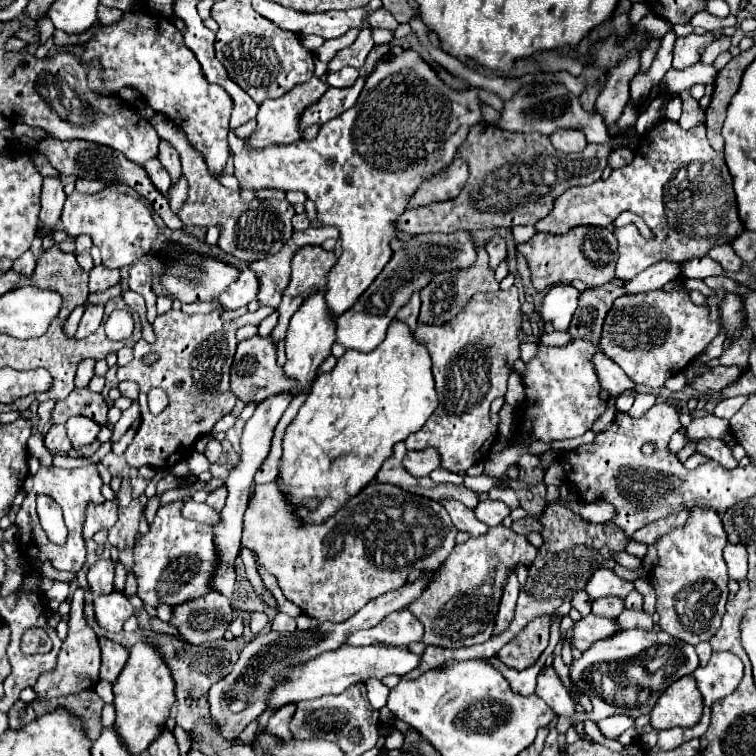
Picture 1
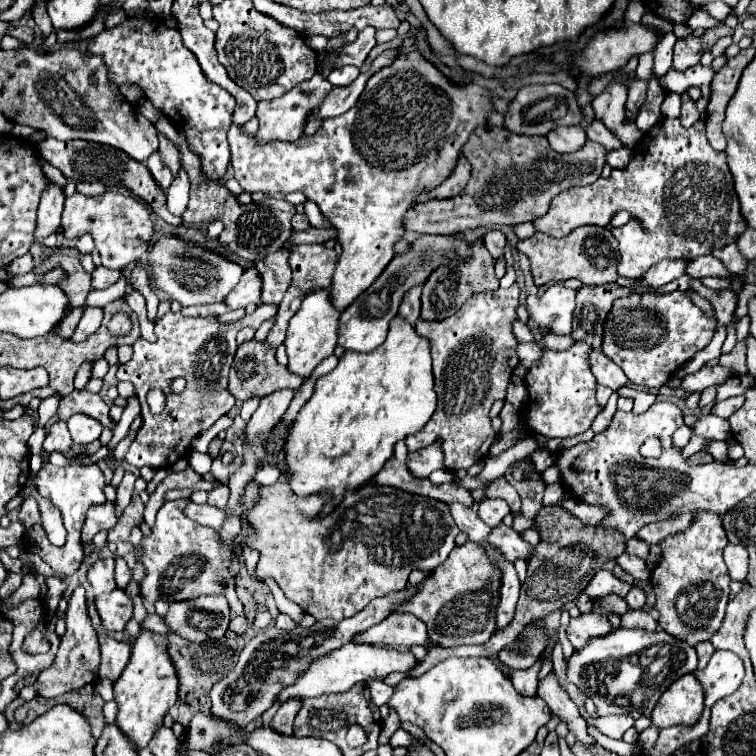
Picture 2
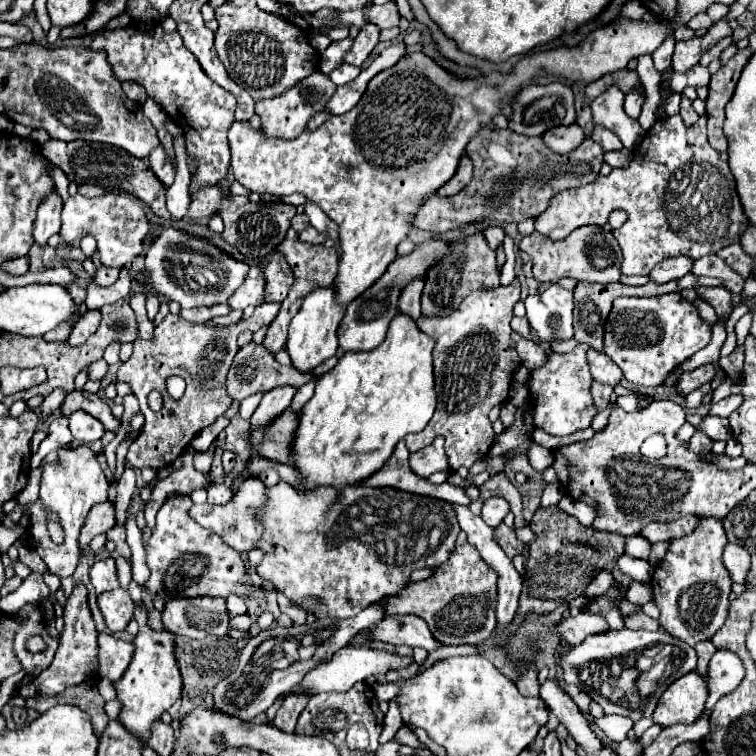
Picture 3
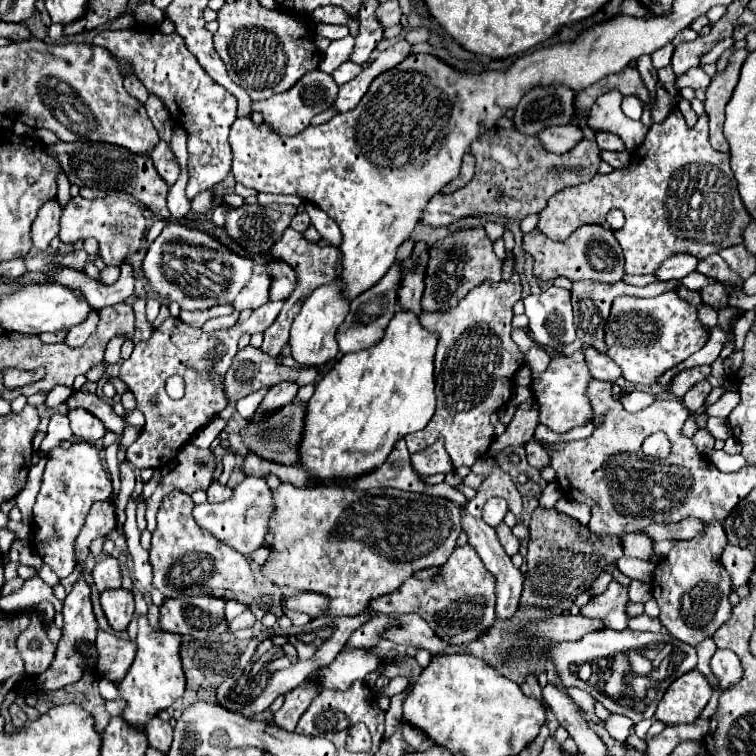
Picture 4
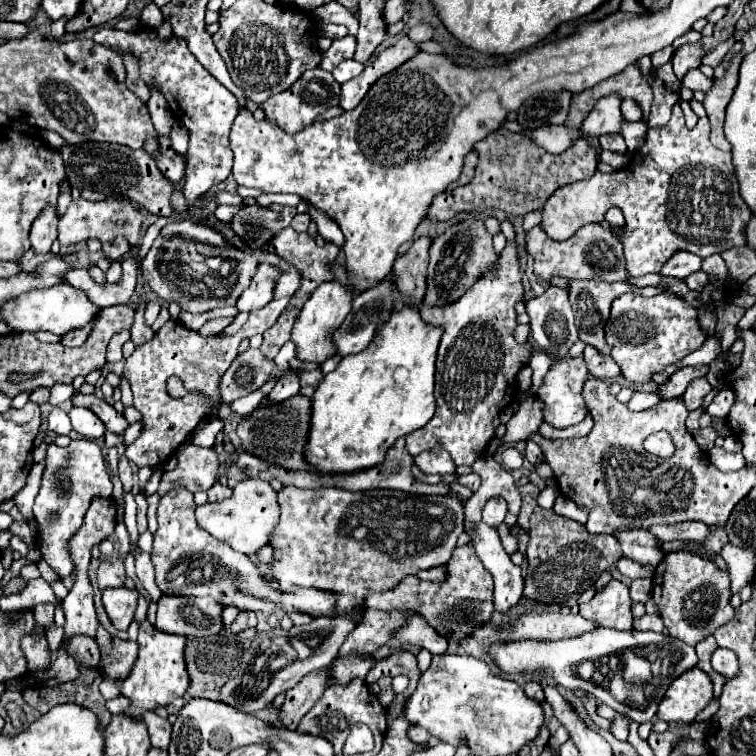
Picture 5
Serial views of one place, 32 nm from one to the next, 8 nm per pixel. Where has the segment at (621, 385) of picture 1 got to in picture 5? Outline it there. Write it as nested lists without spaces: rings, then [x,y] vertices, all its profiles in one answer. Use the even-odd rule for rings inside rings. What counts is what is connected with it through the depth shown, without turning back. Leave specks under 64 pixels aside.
[[[586,346],[586,350],[584,350],[584,360],[586,360],[586,366],[588,366],[588,370],[590,370],[590,374],[592,374],[594,378],[610,380],[610,378],[620,376],[618,364],[616,364],[610,356],[600,354],[600,352],[598,352],[596,348],[592,348],[592,346]]]

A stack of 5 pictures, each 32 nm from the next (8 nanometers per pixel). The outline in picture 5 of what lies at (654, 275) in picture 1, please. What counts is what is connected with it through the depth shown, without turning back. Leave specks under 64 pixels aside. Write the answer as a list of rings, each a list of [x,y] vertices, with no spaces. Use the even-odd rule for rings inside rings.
[[[676,252],[676,256],[668,258],[668,262],[664,264],[664,268],[660,270],[660,276],[666,278],[686,278],[692,272],[698,272],[702,264],[702,258],[688,254],[688,252]]]

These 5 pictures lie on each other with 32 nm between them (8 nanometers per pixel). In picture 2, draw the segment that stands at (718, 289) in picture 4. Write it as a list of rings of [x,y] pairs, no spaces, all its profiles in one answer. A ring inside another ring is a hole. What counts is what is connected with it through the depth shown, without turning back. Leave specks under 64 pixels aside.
[[[693,279],[689,289],[697,292],[700,296],[704,296],[706,300],[710,300],[710,304],[716,310],[716,318],[720,326],[728,326],[734,320],[734,312],[738,306],[738,296],[732,290],[720,290],[720,294],[716,294],[716,290],[706,288],[698,279]]]

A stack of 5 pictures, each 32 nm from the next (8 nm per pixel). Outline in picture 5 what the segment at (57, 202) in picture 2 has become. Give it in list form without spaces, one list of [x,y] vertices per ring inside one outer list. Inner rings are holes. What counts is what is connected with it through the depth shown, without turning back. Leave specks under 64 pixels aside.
[[[44,208],[44,212],[40,212],[40,218],[34,220],[30,230],[32,250],[36,254],[46,256],[56,236],[58,236],[58,208]]]

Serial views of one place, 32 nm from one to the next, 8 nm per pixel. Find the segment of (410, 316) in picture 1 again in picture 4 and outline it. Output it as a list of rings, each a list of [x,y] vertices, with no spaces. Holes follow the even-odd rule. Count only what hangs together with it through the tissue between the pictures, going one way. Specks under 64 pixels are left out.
[[[416,270],[416,272],[408,272],[402,288],[398,292],[400,296],[400,306],[406,312],[414,312],[416,316],[420,314],[420,298],[422,298],[422,290],[424,290],[424,272]]]

